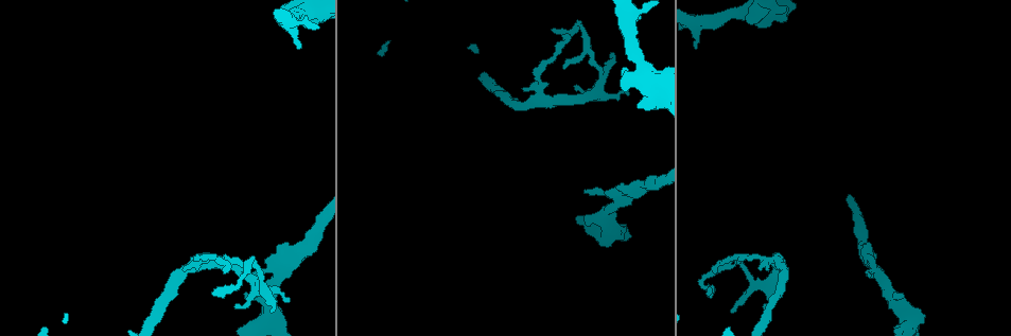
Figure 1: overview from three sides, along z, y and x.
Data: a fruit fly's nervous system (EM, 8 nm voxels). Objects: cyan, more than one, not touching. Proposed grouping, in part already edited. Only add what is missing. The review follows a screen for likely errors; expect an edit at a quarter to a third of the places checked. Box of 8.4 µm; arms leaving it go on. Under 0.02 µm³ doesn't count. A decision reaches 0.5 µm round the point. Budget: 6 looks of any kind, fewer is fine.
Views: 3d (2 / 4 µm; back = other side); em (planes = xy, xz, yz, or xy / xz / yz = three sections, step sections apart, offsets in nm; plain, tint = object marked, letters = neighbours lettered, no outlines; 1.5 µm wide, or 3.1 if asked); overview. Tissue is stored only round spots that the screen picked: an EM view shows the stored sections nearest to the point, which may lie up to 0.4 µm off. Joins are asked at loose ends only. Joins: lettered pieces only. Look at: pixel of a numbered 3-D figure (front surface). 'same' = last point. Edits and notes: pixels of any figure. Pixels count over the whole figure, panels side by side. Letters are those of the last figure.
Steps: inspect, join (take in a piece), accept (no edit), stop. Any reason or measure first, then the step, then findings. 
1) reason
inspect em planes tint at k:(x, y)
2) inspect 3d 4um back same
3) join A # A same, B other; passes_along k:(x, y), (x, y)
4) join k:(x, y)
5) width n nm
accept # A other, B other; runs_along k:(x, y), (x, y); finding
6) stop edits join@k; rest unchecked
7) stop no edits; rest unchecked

inspect em planes letters at 1:(870, 272)

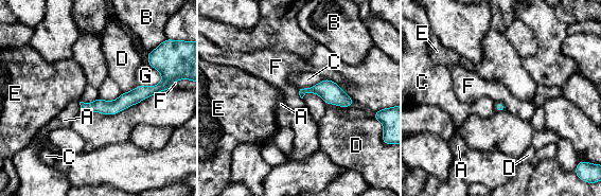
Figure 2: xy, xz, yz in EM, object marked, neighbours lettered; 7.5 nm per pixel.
longest_contact G 260 nm
accept # A other, B other, C other, D other, E other, F other, G other; no lettered piece goes on from it

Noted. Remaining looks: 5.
an open end
inspect em yz step 4 letters at 1:(614, 53)

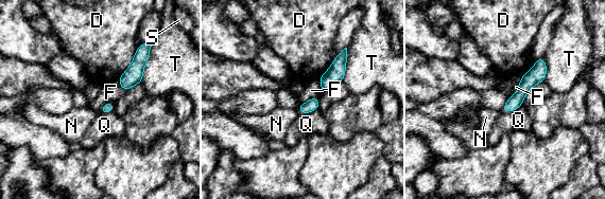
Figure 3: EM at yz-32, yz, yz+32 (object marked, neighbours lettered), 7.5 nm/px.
inspect em planes letters same

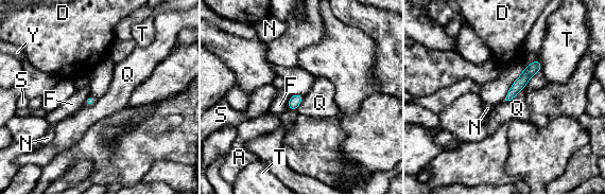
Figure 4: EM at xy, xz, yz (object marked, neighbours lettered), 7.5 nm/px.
accept # A other, D other, F other, N other, Q other, S other, T other, Y other; runs_along 4:(538, 63), (524, 76), (508, 98); no lettered piece goes on from it

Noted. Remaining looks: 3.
inspect 3d 2um at 1:(752, 24)

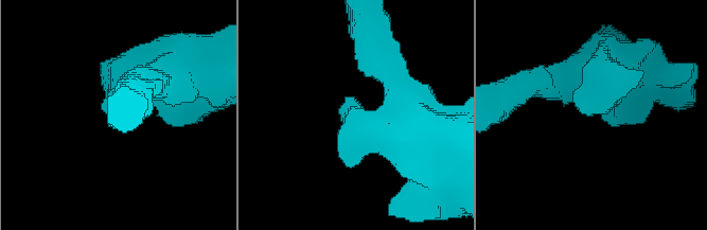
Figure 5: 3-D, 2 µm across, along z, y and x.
inspect em xy step 4 tint at 5:(586, 115)

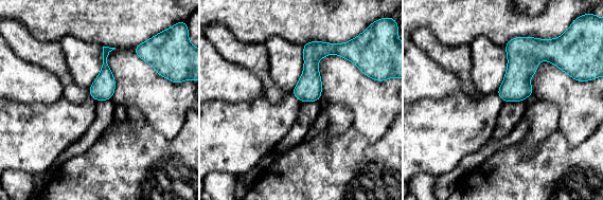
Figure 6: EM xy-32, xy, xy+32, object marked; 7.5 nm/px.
cut it another way
inspect em planes letters same

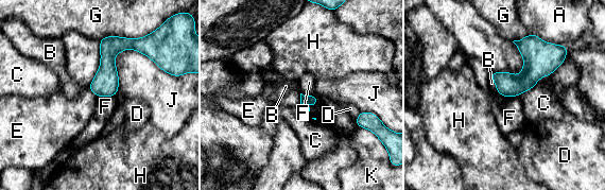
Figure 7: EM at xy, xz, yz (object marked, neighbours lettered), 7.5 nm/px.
accept # A other, B other, C other, D other, E other, F other, G other, H other, J other, K other; no lettered piece goes on from it

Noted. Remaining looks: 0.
stop no edits; rest unchecked

